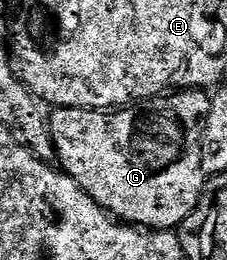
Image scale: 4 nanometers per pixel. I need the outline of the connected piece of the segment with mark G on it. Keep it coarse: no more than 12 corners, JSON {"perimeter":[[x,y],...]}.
{"perimeter":[[206,90],[49,115],[60,168],[173,231],[205,189]]}

